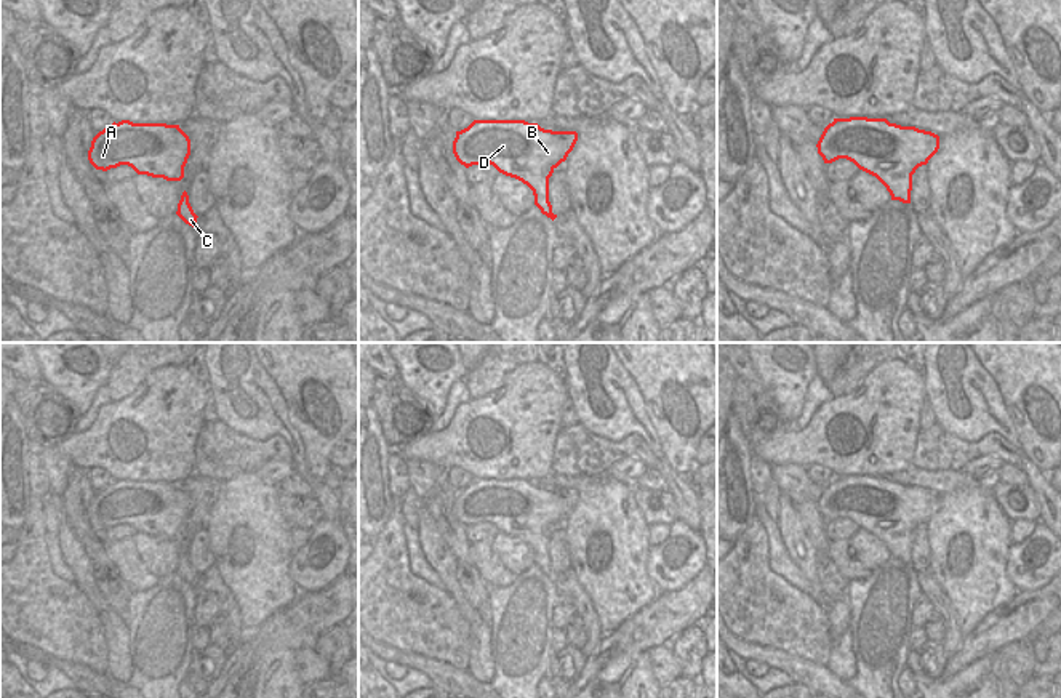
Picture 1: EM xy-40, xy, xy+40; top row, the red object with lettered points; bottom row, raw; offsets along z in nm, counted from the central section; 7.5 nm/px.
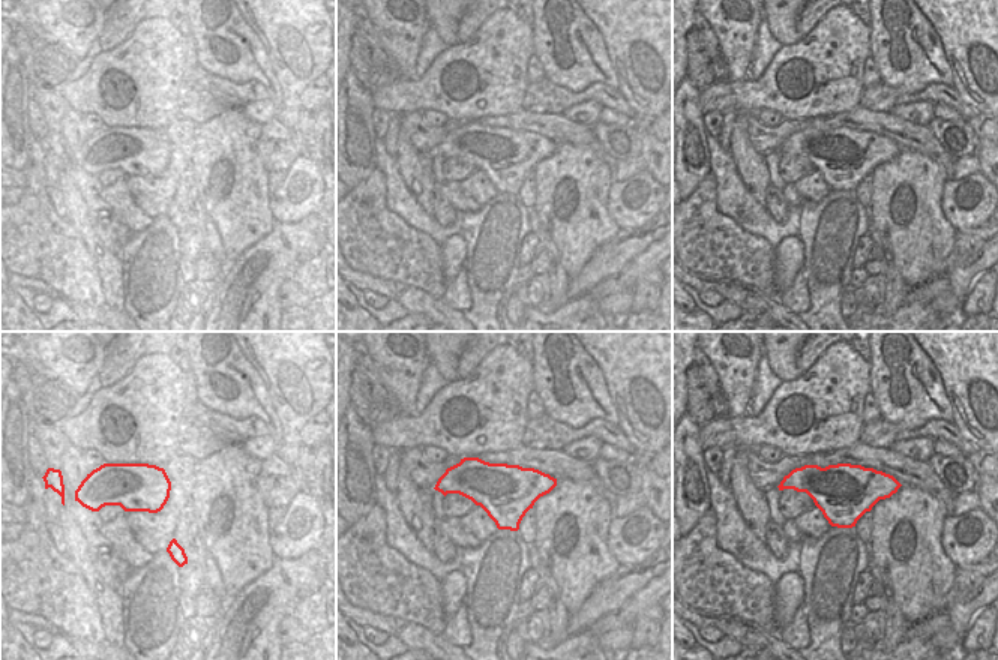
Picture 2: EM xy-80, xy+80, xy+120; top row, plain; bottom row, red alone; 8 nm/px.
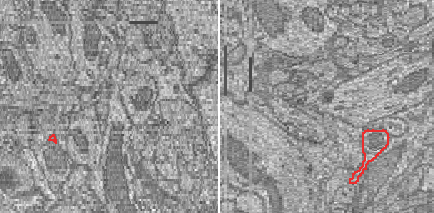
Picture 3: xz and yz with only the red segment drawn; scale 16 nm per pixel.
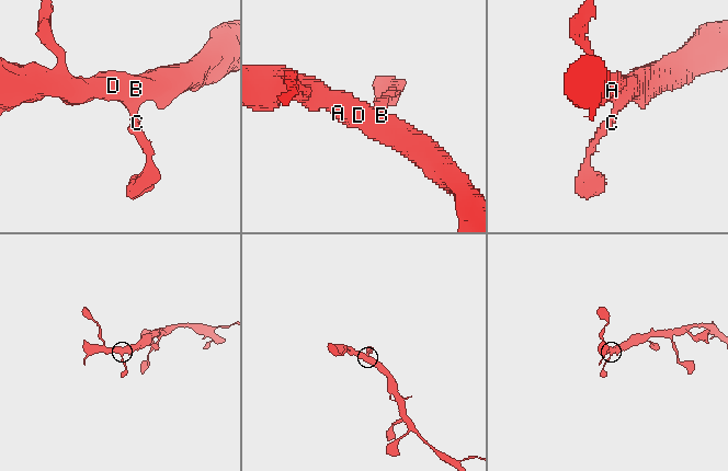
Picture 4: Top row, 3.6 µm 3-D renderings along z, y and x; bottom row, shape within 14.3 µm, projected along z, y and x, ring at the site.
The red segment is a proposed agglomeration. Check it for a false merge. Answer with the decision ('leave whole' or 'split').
leave whole

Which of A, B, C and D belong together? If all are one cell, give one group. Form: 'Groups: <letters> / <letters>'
Groups: A B C D.

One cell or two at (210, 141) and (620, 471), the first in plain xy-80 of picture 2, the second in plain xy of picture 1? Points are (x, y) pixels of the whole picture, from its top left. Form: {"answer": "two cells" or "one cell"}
{"answer": "two cells"}

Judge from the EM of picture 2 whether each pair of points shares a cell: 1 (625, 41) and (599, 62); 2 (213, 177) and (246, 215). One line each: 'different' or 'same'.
1: different
2: same

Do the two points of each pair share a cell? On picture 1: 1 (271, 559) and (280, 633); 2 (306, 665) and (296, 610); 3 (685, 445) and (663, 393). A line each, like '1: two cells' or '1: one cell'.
1: two cells
2: two cells
3: one cell

